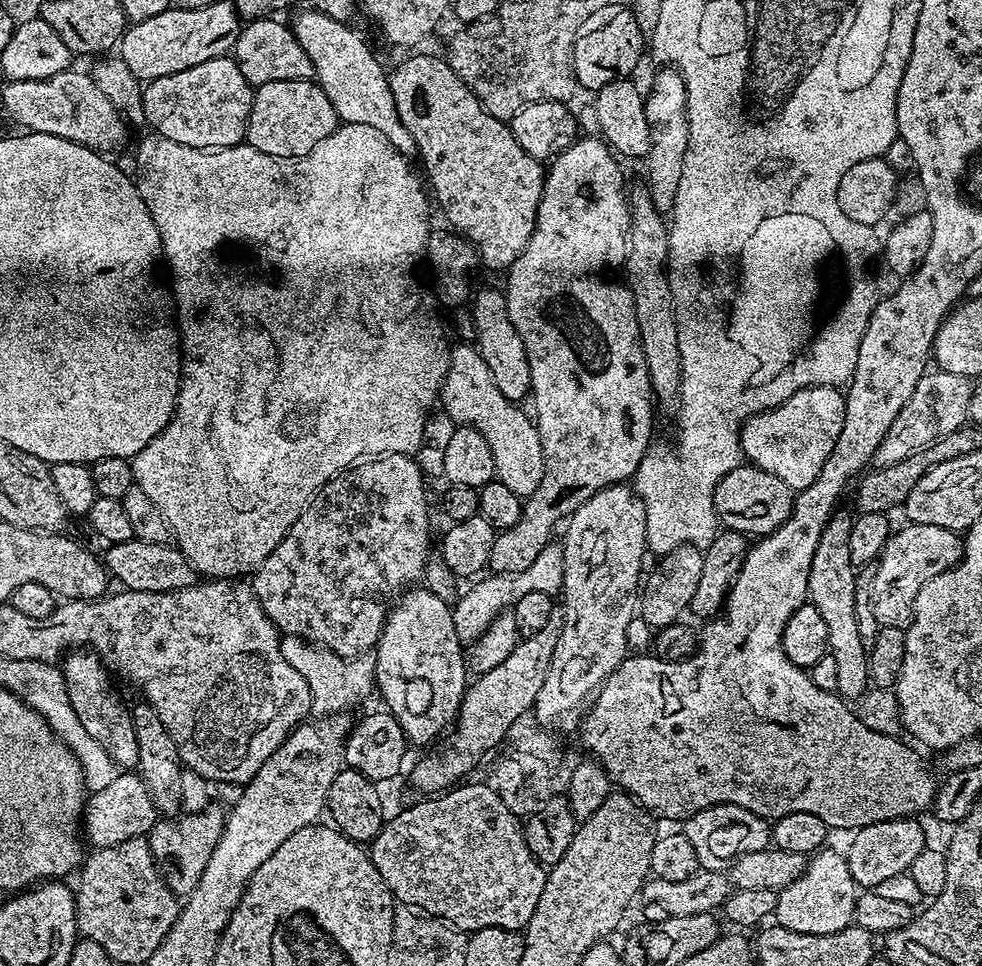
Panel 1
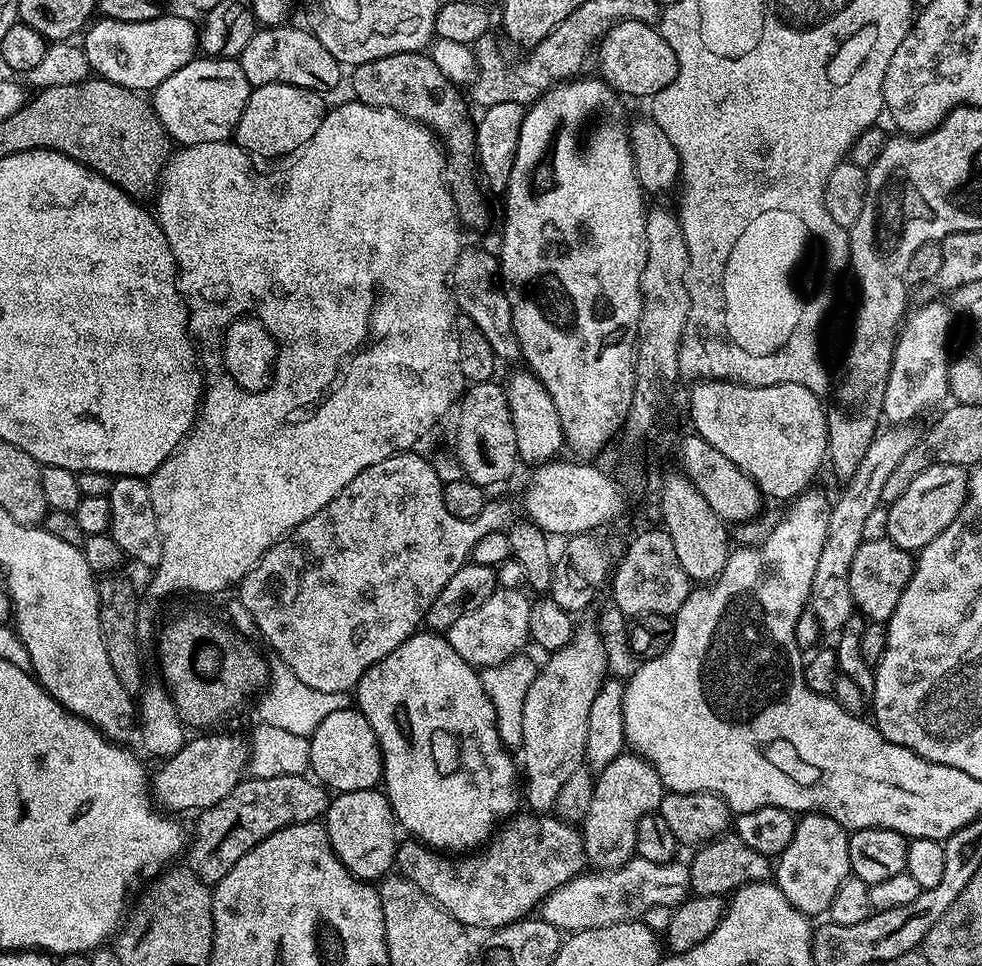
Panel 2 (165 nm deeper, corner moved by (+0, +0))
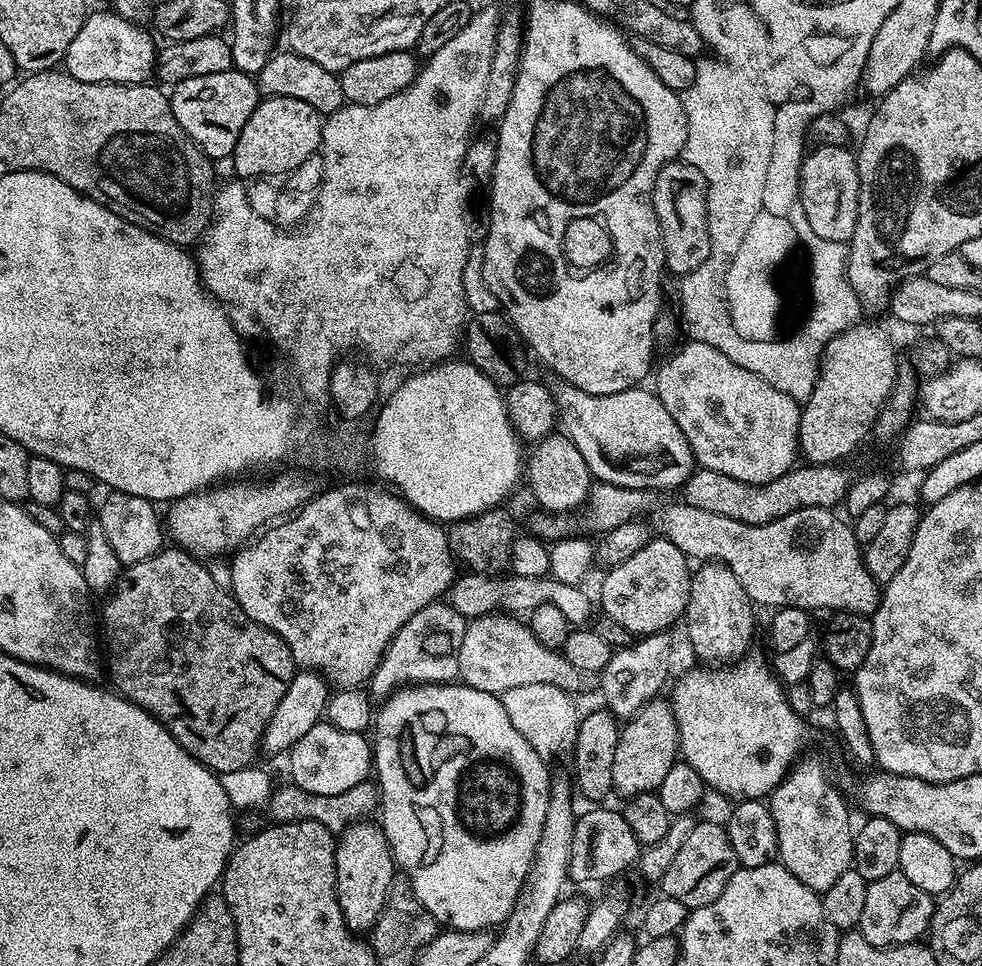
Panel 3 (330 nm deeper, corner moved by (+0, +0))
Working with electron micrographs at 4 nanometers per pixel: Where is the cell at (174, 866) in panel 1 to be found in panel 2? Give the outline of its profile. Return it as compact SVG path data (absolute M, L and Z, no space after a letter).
M280 775L272 778L241 779L222 802L203 809L196 820L196 833L191 833L186 848L186 864L198 879L214 886L234 870L234 862L242 858L258 842L291 824L310 824L327 813L329 791L305 775Z

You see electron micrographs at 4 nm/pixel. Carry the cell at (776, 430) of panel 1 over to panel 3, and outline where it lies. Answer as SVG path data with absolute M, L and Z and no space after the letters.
M689 339L664 365L654 372L656 396L670 410L670 418L678 422L678 430L686 436L690 450L696 456L699 467L709 468L718 474L738 478L747 484L765 484L786 474L797 463L799 444L799 420L801 405L794 398L782 394L770 382L758 378L750 370L730 362L722 350L706 346L706 342Z

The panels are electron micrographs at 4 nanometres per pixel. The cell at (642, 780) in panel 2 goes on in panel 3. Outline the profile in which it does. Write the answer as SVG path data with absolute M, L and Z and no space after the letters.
M664 698L651 700L620 729L618 746L614 749L613 789L617 793L621 792L621 797L624 798L643 792L656 792L666 779L670 766L678 762L679 750L678 722L672 713L671 703Z

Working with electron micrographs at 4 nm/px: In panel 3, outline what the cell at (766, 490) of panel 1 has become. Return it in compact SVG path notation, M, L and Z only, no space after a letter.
M558 375L549 377L546 383L556 403L559 427L574 442L578 454L586 458L593 478L623 488L661 490L679 489L692 477L698 467L696 456L655 391L637 386L618 394L591 396Z

